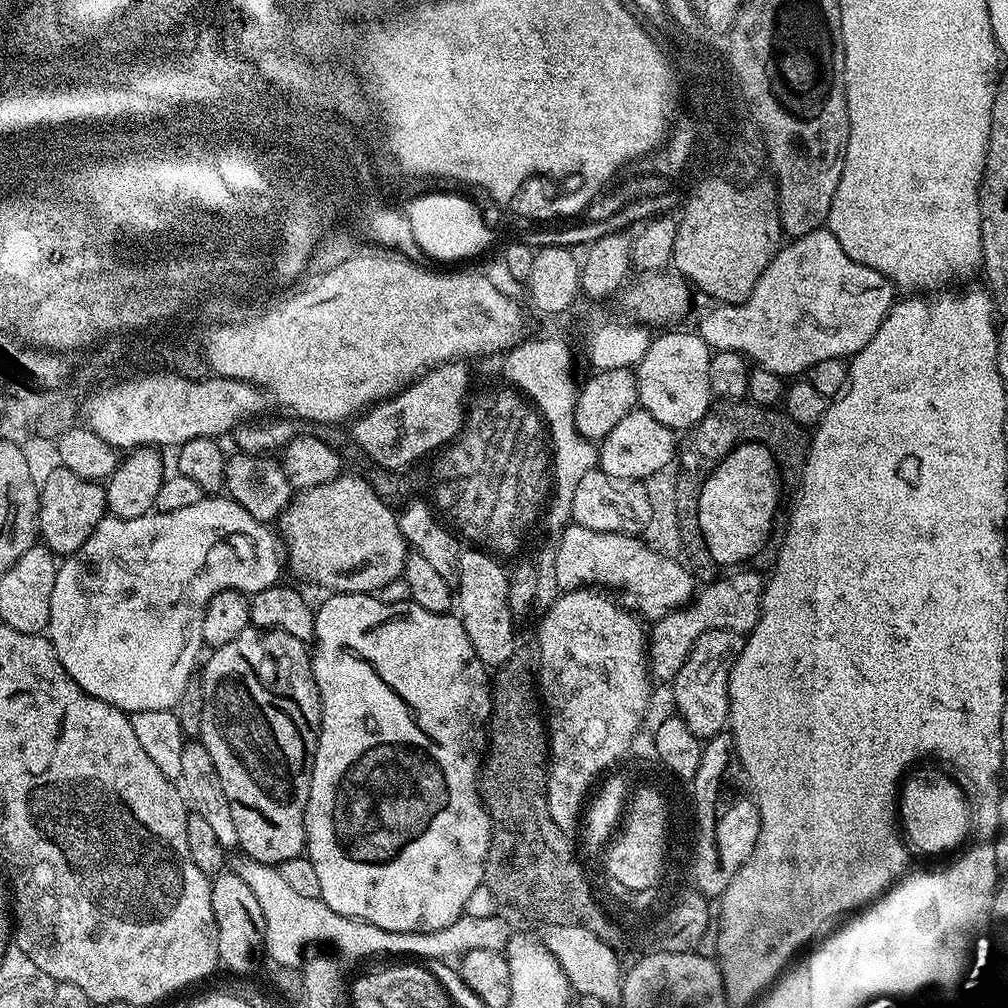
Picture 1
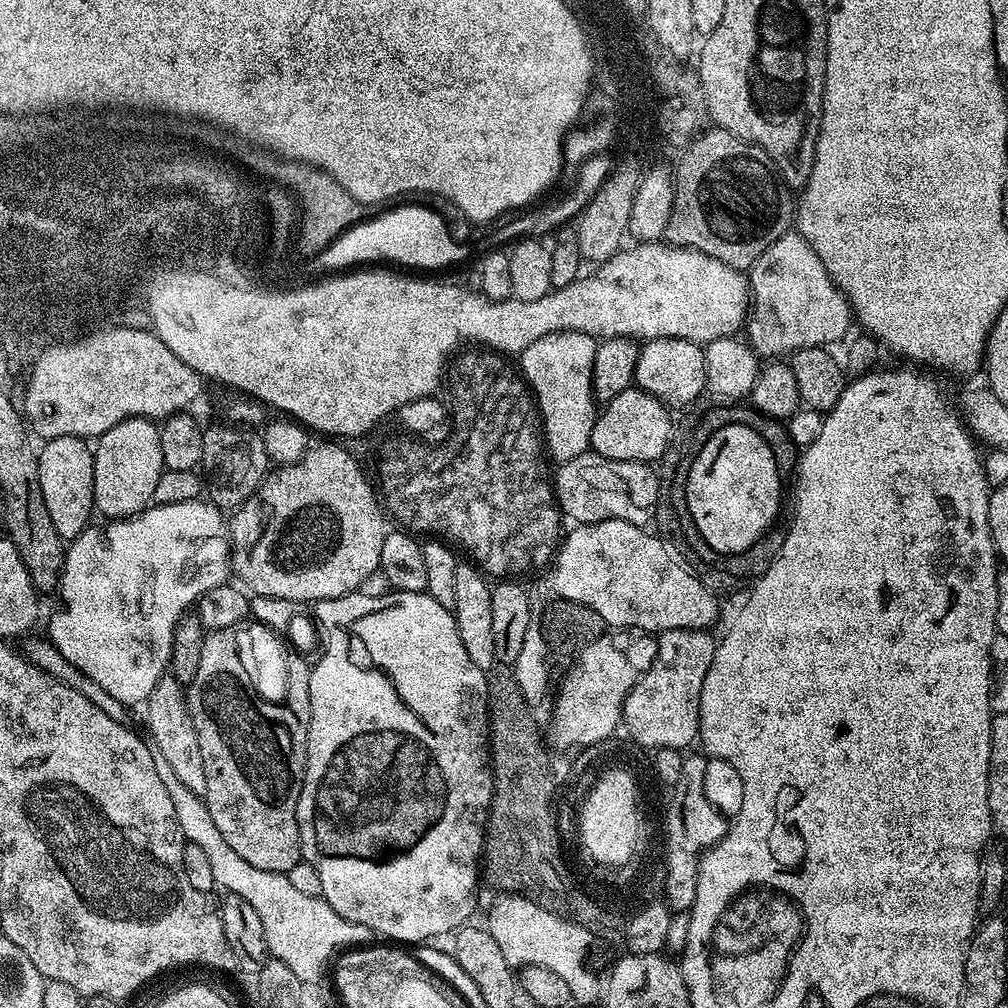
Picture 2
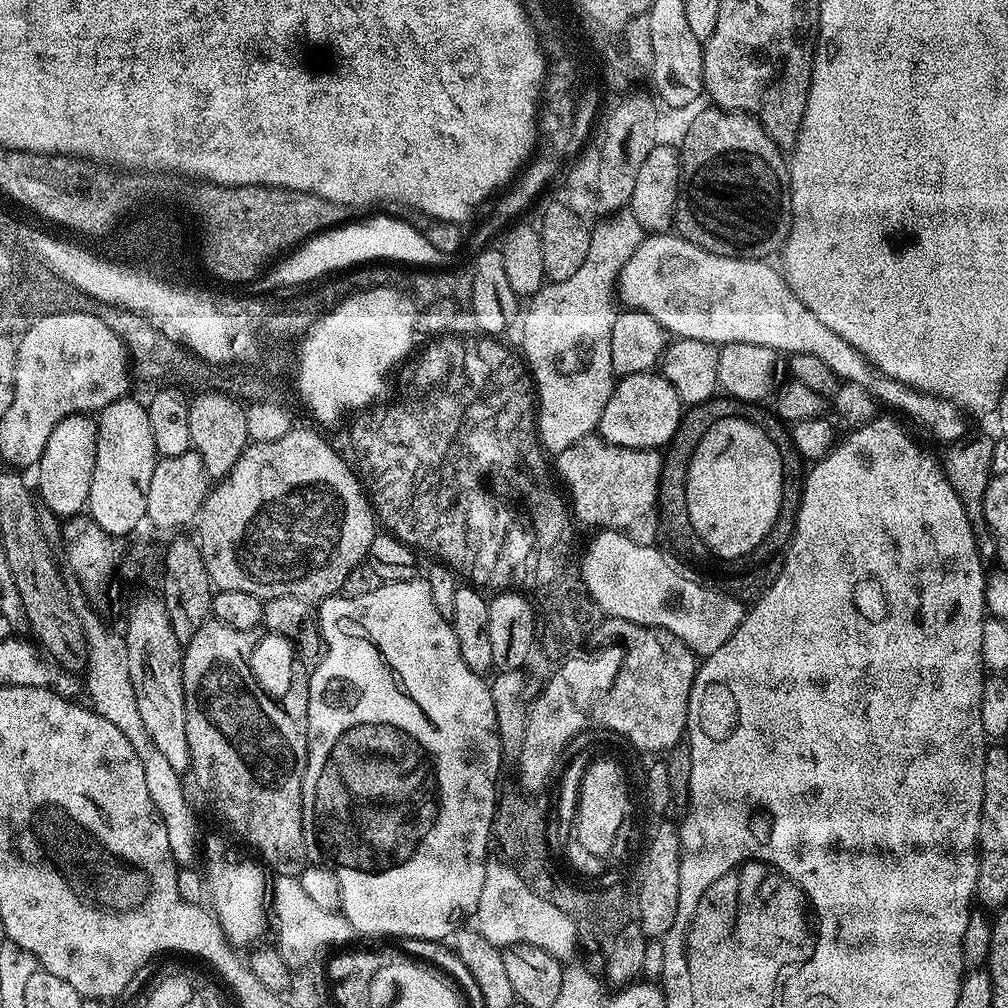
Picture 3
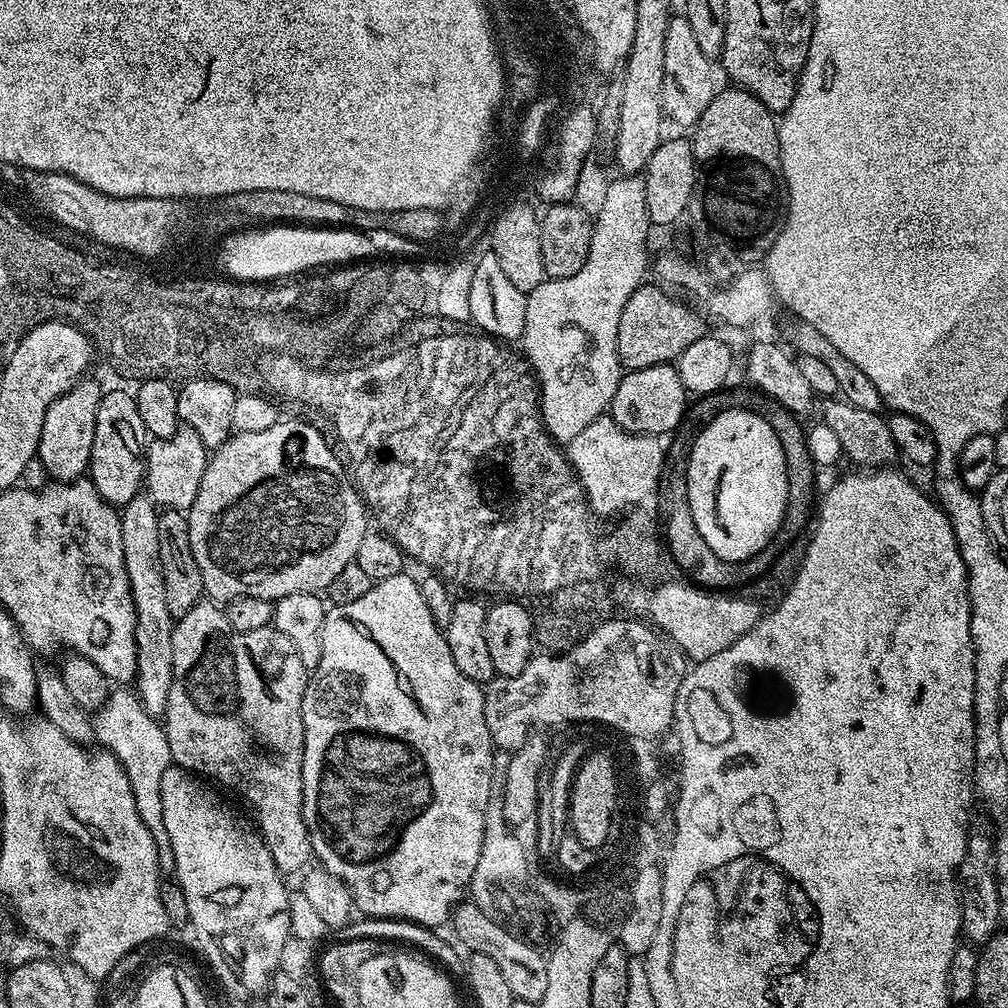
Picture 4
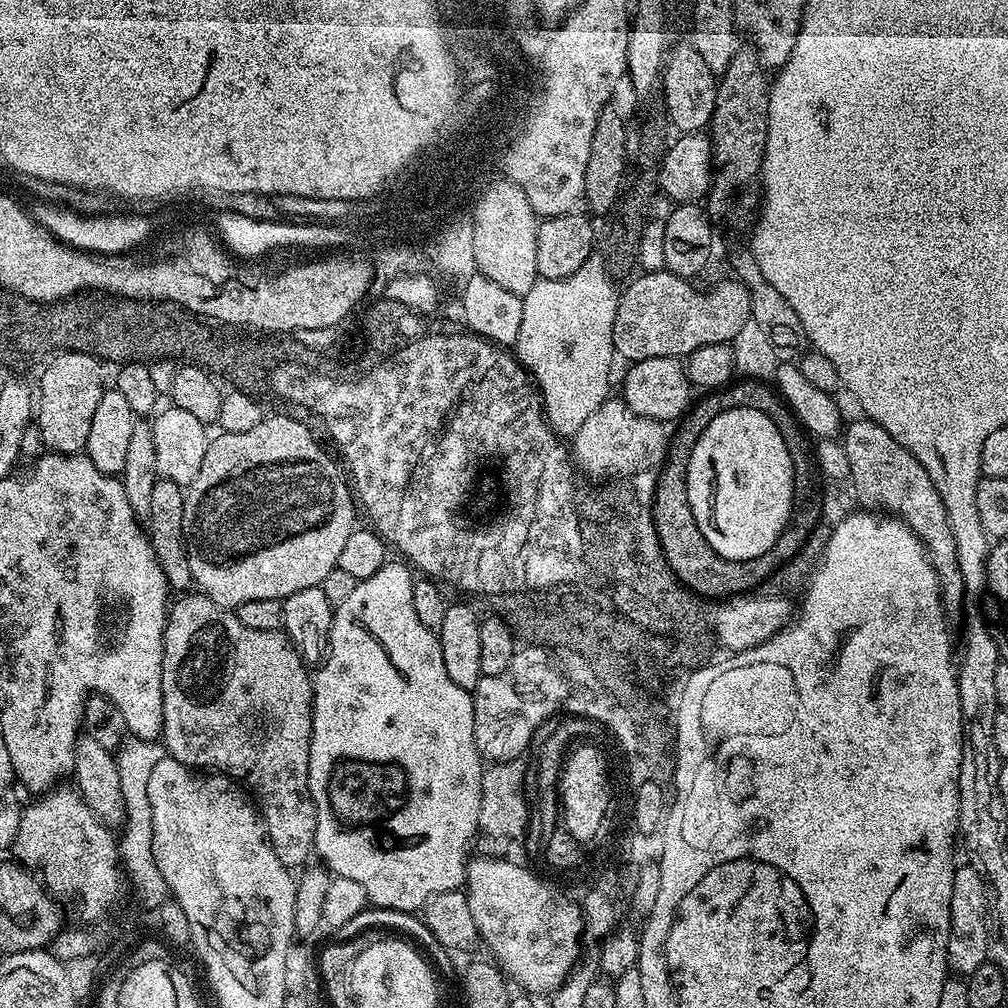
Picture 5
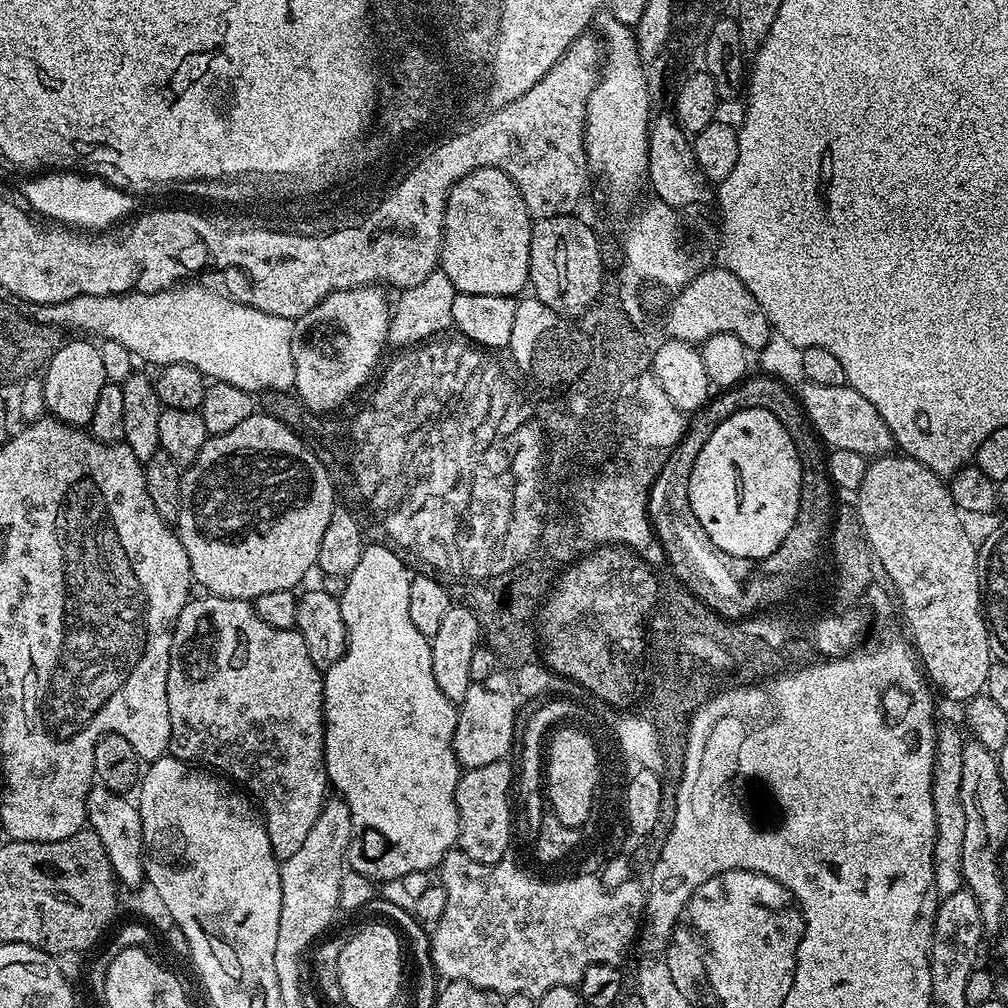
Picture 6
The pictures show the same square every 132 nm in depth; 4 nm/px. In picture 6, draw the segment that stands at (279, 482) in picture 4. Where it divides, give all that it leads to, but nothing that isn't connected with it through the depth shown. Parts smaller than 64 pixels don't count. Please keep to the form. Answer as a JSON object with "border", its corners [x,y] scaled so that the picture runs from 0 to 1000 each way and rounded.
{"border":[[[251,411],[244,415],[244,419],[239,419],[237,423],[232,423],[232,427],[224,427],[224,431],[207,433],[206,437],[200,442],[196,454],[192,454],[190,460],[182,465],[179,473],[179,493],[181,502],[177,514],[173,518],[174,527],[179,533],[181,542],[185,546],[185,554],[188,554],[188,565],[190,574],[195,580],[202,582],[203,588],[229,595],[245,595],[253,597],[260,589],[268,589],[271,585],[291,585],[302,575],[302,570],[309,563],[314,563],[317,555],[317,543],[319,534],[327,522],[327,514],[331,506],[335,503],[335,497],[332,494],[332,488],[325,485],[325,474],[320,472],[323,461],[320,455],[314,449],[307,446],[305,440],[301,440],[298,434],[285,425],[276,415],[265,411]]]}

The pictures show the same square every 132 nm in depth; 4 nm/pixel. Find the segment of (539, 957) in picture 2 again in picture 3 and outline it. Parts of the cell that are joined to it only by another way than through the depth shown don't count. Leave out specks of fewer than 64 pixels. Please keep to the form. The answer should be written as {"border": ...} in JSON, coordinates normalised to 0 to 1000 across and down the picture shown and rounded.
{"border":[[[488,861],[474,893],[470,917],[484,935],[497,940],[512,937],[528,938],[538,941],[549,950],[563,954],[573,939],[572,928],[567,926],[567,917],[561,912],[562,907],[552,899],[530,887],[521,876],[517,876],[508,865],[500,861]]]}

